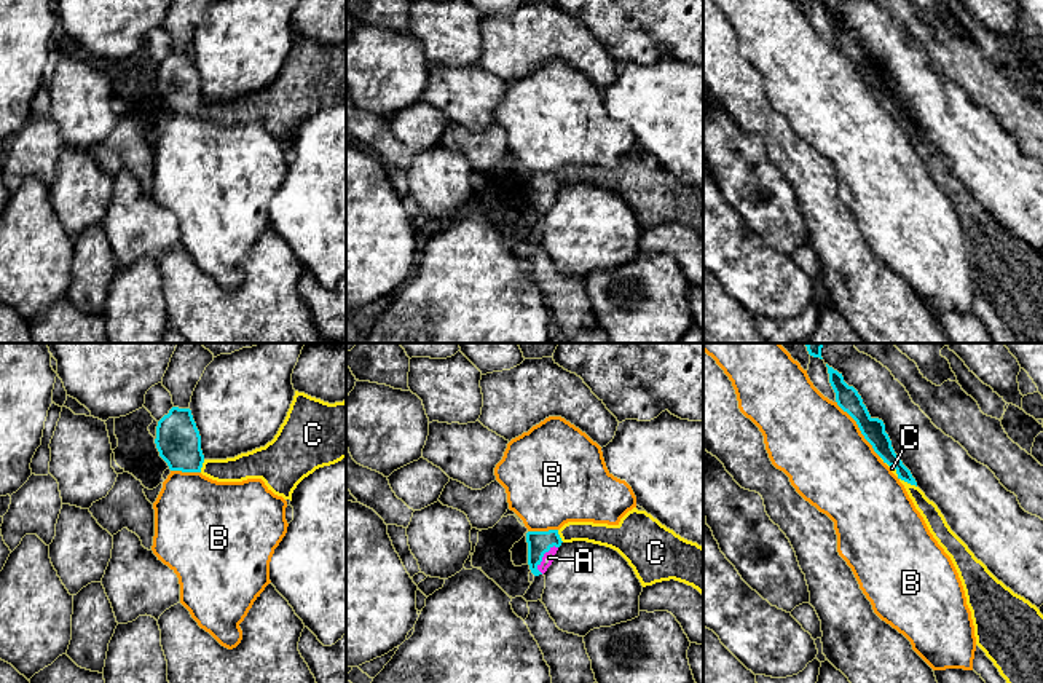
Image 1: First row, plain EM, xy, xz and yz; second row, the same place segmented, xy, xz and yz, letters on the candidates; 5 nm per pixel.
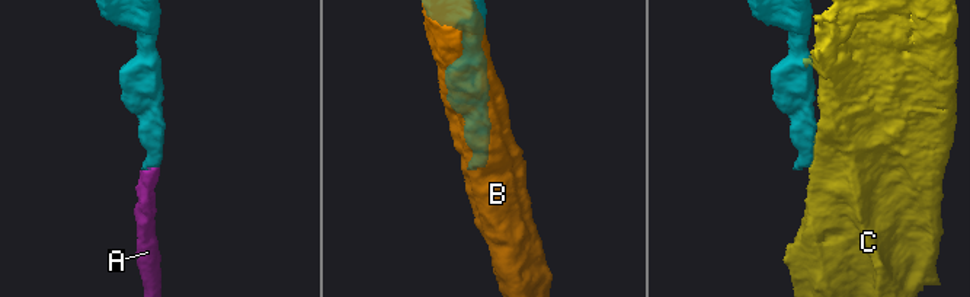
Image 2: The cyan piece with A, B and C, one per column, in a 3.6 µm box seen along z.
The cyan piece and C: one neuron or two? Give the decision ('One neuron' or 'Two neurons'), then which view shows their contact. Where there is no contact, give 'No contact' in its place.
Two neurons. Touches cyan in xy

